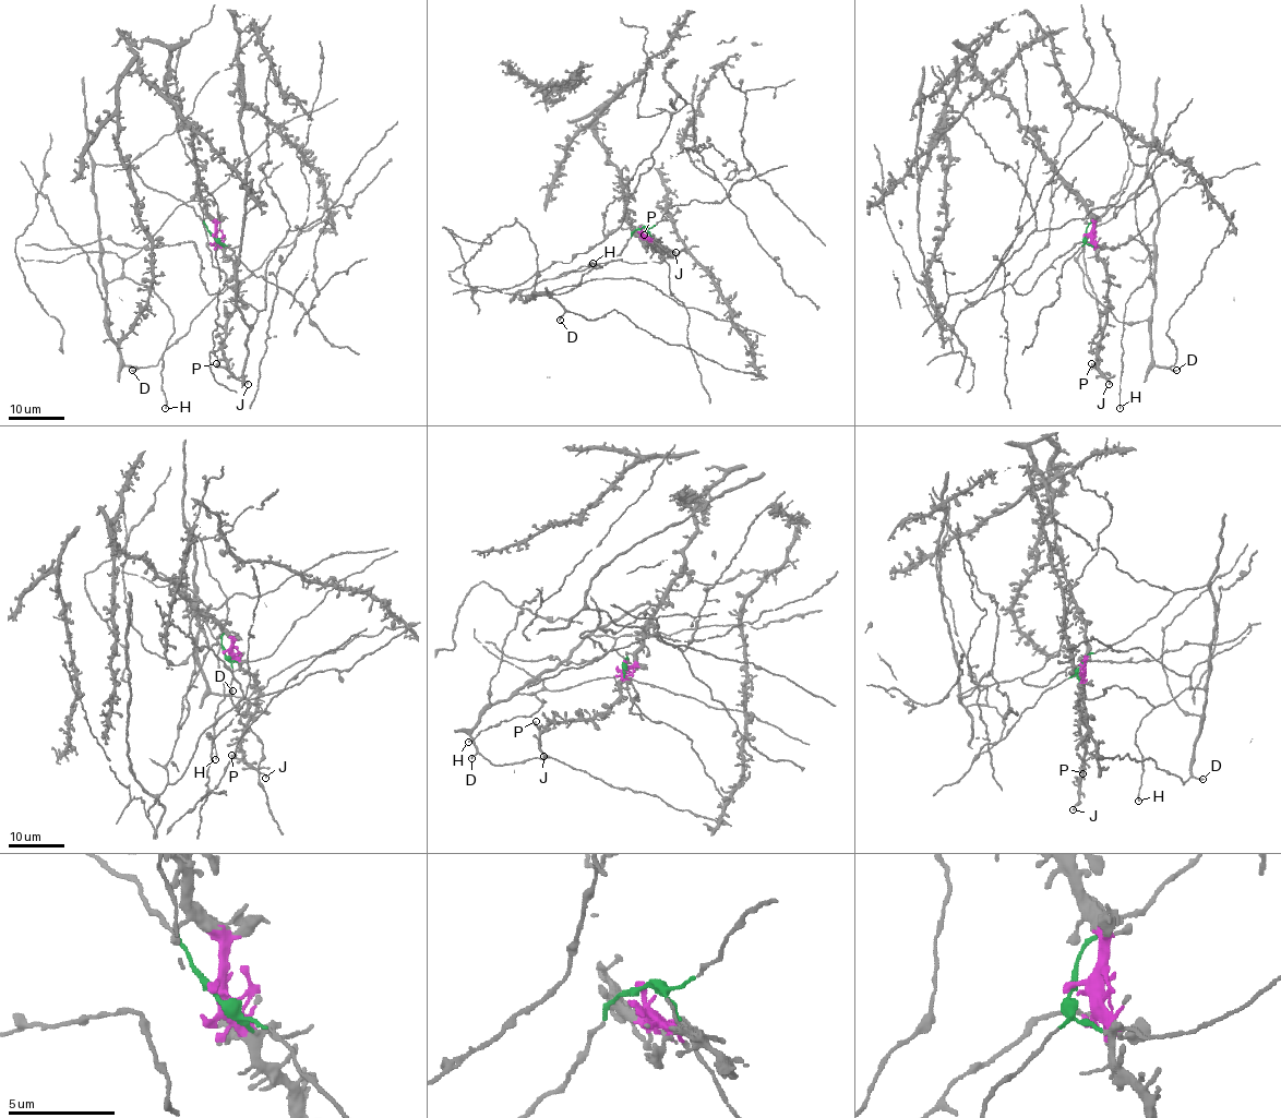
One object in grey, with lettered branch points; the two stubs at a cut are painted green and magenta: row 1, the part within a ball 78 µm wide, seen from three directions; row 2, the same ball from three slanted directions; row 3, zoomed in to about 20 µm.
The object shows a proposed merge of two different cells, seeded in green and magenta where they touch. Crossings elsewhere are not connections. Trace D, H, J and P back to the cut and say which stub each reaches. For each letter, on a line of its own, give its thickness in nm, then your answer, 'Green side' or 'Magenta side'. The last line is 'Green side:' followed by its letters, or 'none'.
D: Thickness 220 nm. Green side
H: Thickness 140 nm. Green side
J: Thickness 200 nm. Magenta side
P: Thickness 240 nm. Magenta side
Green side: D, H

